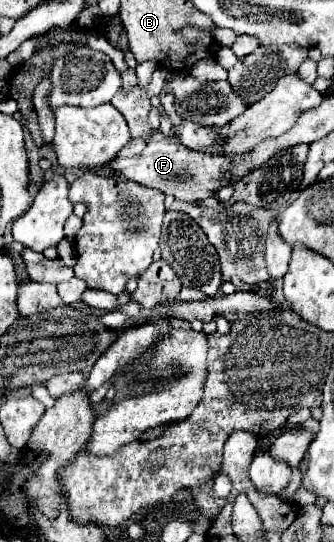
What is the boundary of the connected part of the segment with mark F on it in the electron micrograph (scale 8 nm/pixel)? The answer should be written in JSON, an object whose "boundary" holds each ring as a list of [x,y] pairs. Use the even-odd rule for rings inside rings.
{"boundary":[[[154,130],[150,138],[132,138],[130,146],[126,146],[126,150],[122,150],[122,154],[118,154],[114,162],[110,162],[110,168],[142,186],[172,194],[176,200],[198,202],[210,198],[218,190],[218,178],[230,168],[230,158],[186,150],[186,146],[182,146],[176,136],[170,138],[164,136],[160,130]]]}

